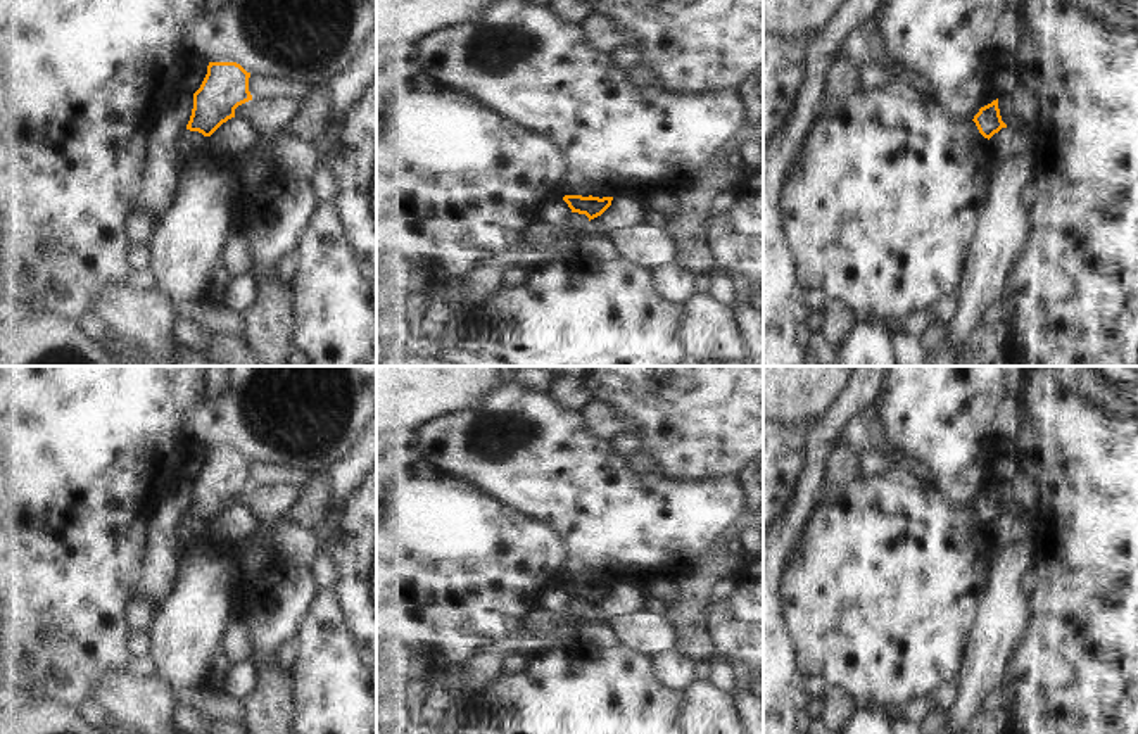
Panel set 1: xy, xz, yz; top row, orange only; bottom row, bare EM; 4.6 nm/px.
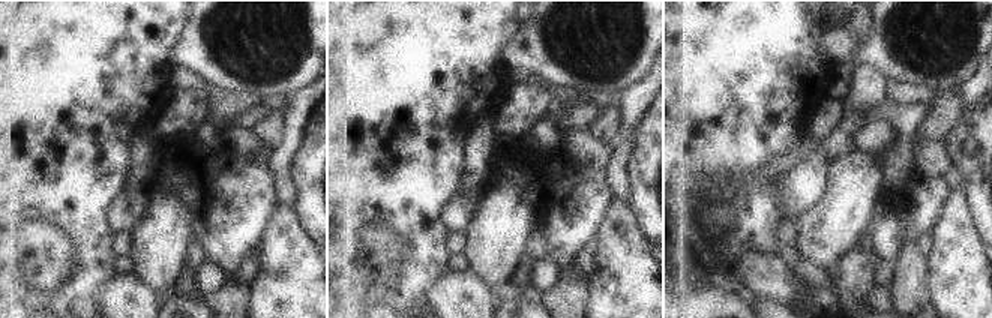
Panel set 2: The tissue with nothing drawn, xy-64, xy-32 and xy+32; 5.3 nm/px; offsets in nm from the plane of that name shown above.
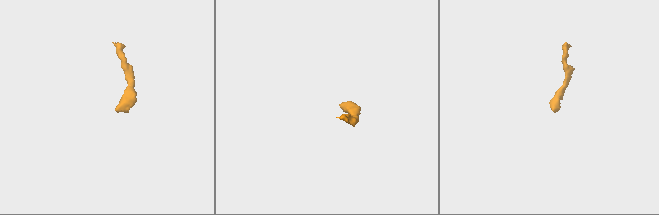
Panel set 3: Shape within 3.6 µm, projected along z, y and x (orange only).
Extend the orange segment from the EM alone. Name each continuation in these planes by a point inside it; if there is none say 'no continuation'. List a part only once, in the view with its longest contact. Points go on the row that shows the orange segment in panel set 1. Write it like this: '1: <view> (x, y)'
1: xy (261, 87)

